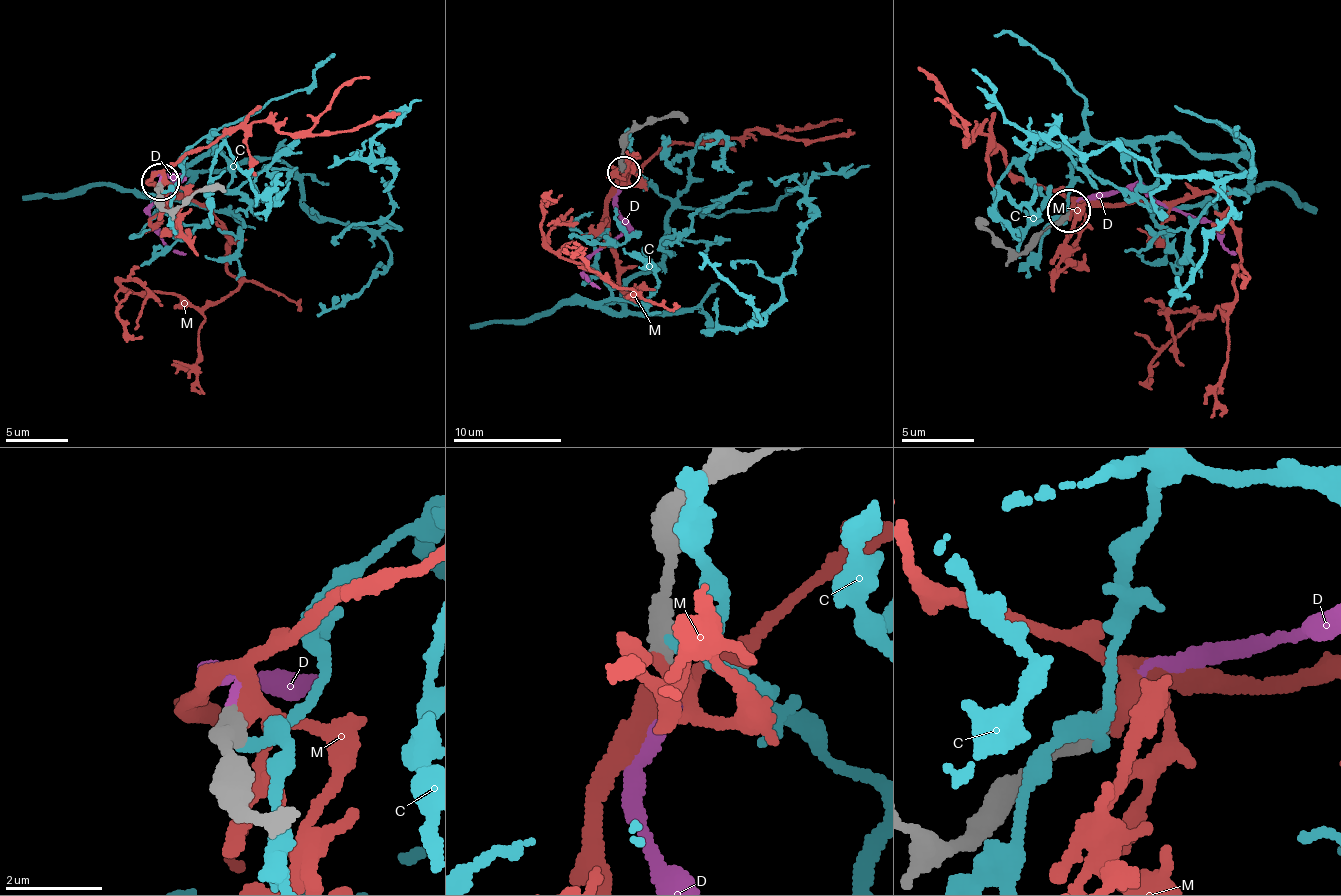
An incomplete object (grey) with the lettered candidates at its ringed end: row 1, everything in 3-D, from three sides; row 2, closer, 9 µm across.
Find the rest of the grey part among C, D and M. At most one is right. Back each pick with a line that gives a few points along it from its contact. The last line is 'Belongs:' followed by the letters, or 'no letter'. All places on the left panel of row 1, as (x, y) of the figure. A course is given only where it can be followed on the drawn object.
D: via (159, 180), (155, 172), (171, 179), (171, 190), (153, 202), (150, 216), (152, 229), (185, 254)
Belongs: D

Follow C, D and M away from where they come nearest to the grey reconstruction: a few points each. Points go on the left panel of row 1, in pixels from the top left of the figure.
C: (161, 191), (209, 136), (193, 170), (279, 161), (321, 220), (381, 229), (392, 174), (370, 150), (422, 99)
D: (159, 180), (155, 172), (171, 179), (171, 190), (153, 202), (150, 216), (152, 229), (185, 254)
M: (159, 186), (158, 173), (148, 183), (222, 225), (237, 287), (200, 307), (119, 282), (146, 290), (134, 329)

